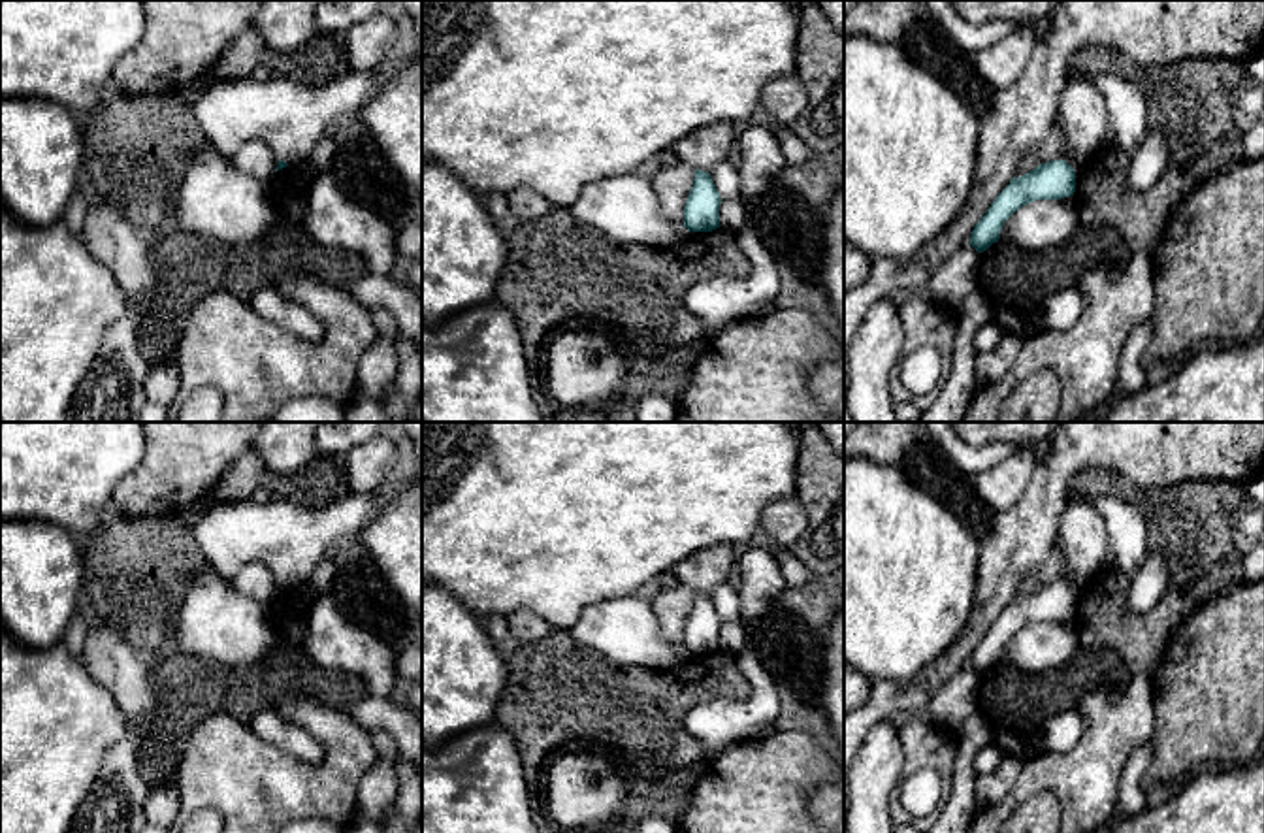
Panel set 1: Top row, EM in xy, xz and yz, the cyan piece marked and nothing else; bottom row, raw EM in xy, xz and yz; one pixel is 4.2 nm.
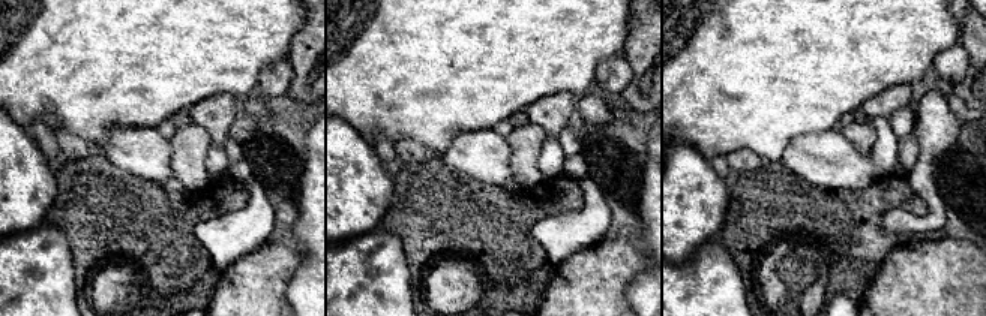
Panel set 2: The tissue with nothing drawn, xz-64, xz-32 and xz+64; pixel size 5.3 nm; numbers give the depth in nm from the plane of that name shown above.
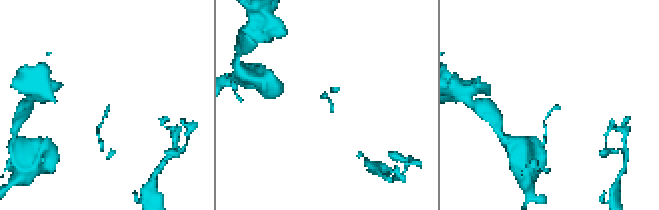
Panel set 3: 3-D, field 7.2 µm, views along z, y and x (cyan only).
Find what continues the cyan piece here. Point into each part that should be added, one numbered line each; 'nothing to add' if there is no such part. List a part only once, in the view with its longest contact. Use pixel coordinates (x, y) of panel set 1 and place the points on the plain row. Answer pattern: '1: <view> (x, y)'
nothing to add

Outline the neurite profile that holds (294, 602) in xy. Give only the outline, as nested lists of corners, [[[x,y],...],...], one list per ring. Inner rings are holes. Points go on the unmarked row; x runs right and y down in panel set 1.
[[[288,586],[283,592],[277,592],[269,601],[267,601],[269,612],[275,620],[277,629],[292,618],[305,618],[311,607],[311,596],[305,588],[301,586]]]

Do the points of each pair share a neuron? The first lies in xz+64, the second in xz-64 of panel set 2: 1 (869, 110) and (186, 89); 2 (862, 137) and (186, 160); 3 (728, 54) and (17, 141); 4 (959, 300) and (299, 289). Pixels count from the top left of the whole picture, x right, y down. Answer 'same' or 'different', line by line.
1: different
2: same
3: different
4: different

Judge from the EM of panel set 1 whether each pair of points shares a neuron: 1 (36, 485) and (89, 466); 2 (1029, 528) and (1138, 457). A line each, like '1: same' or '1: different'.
1: same
2: same

